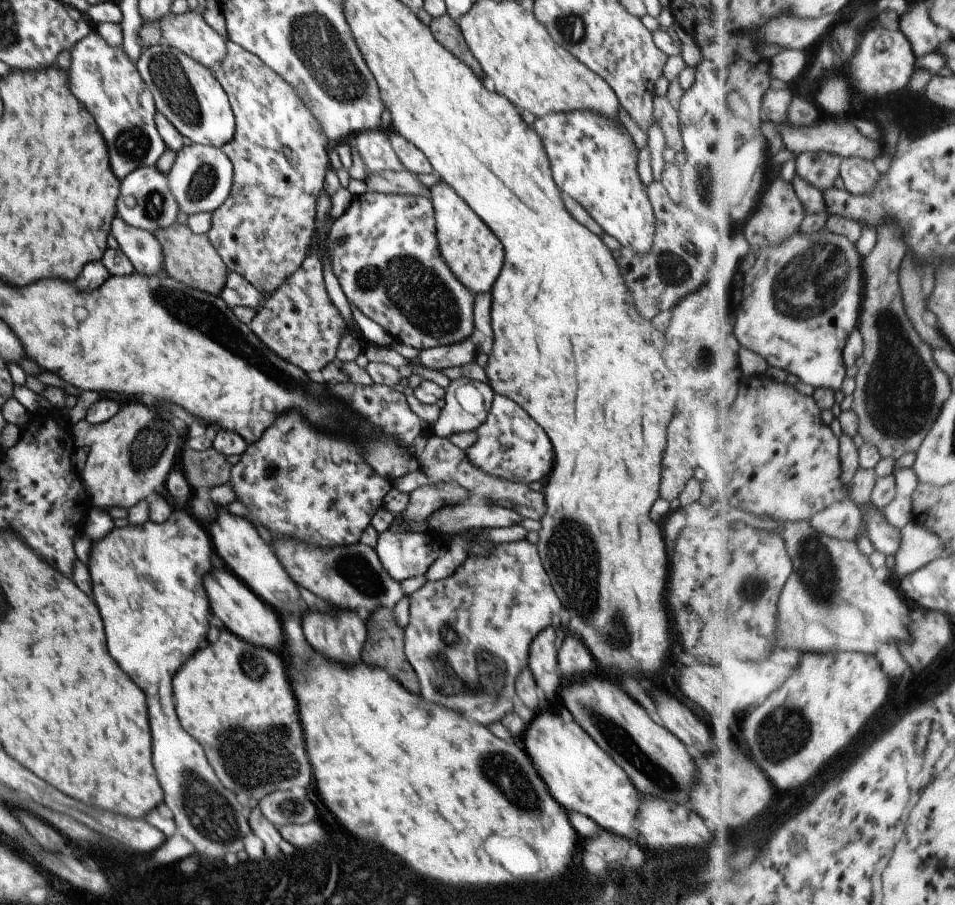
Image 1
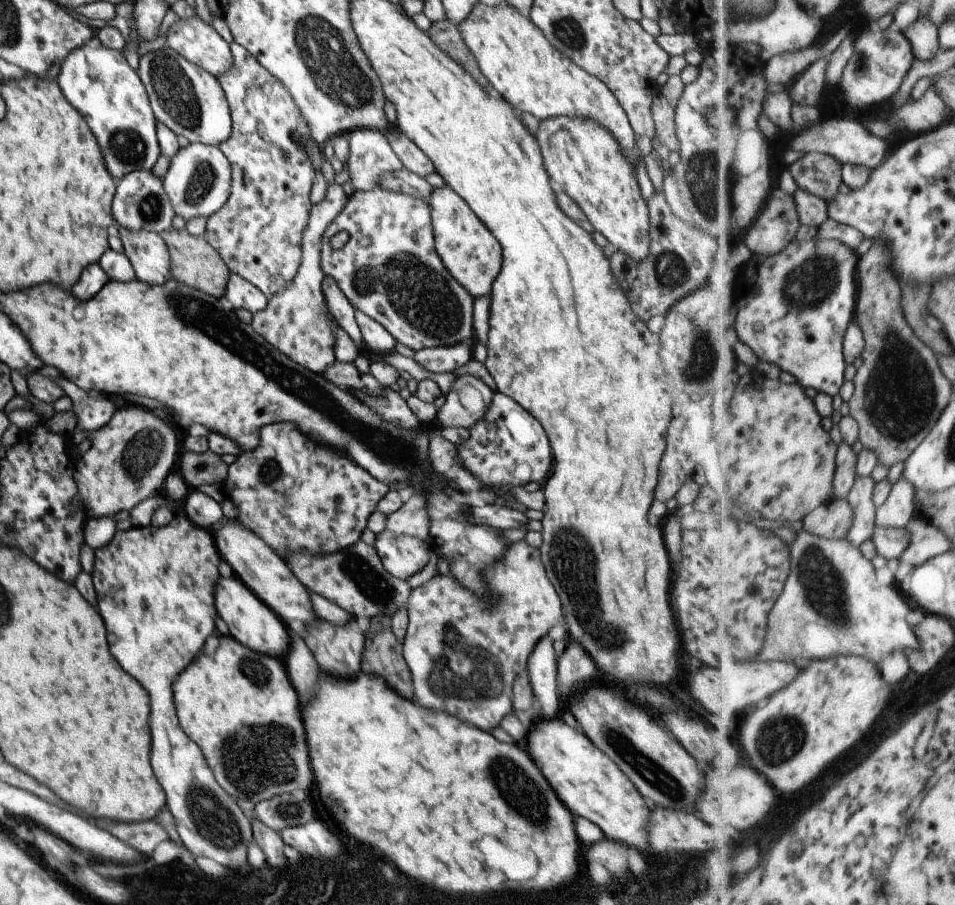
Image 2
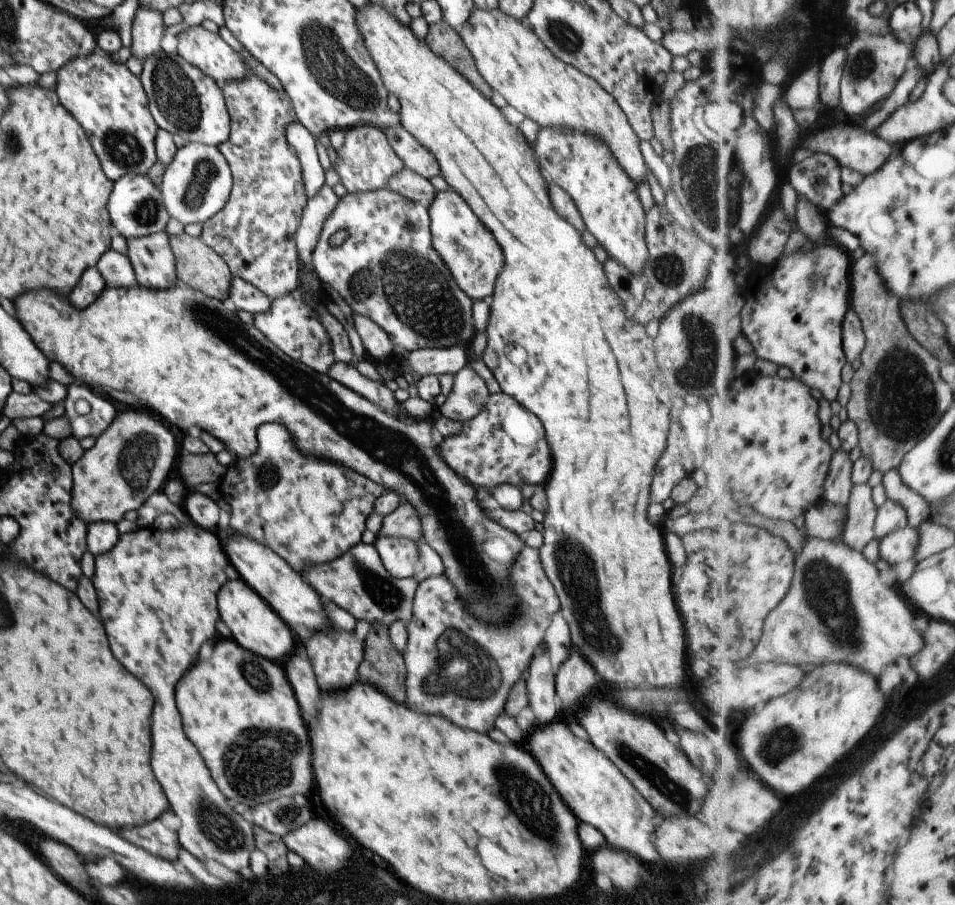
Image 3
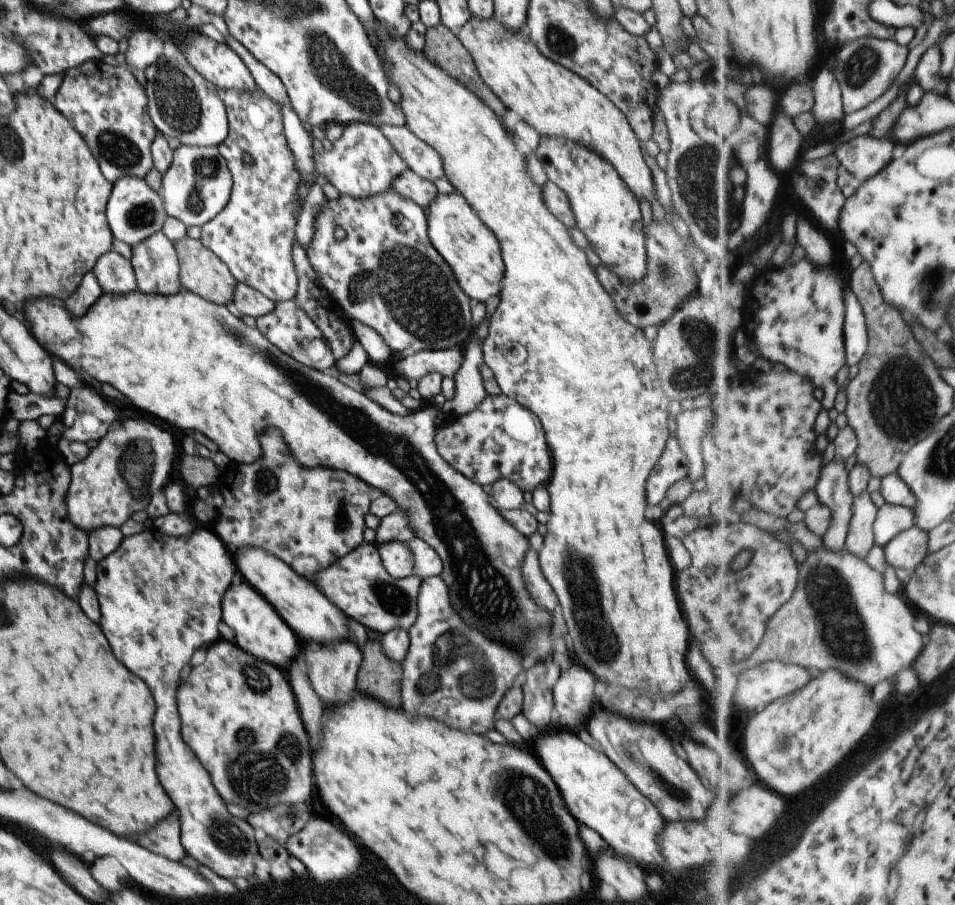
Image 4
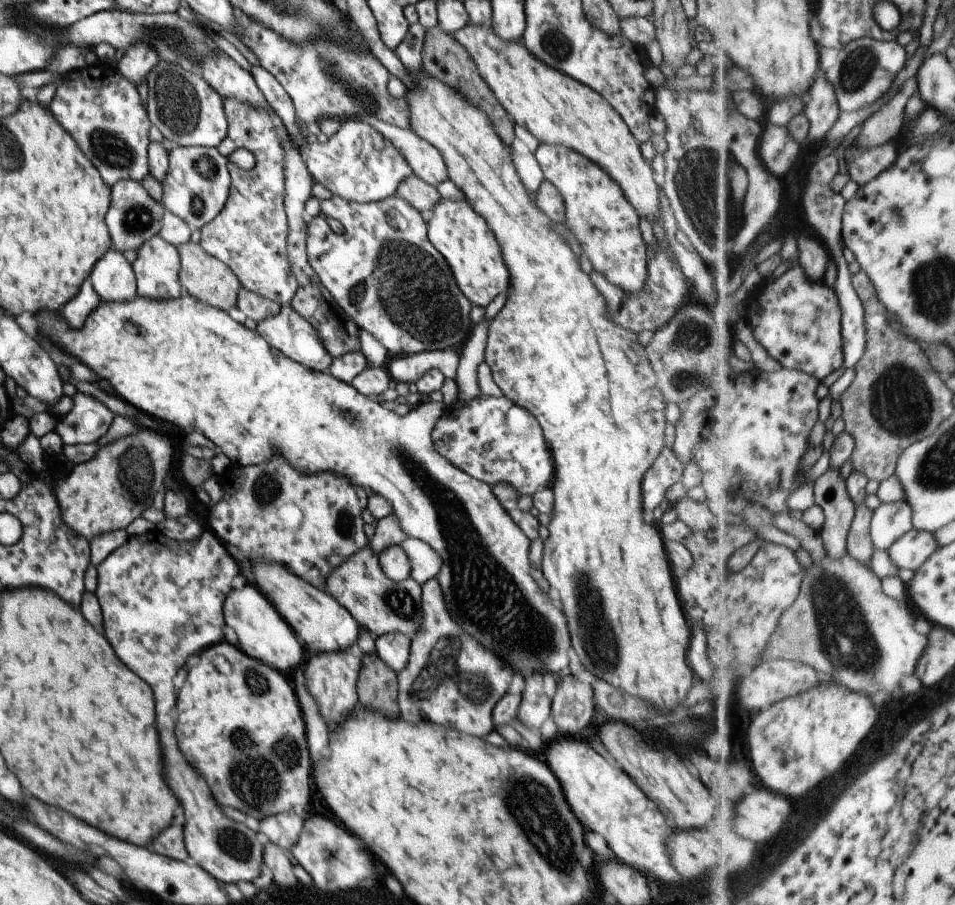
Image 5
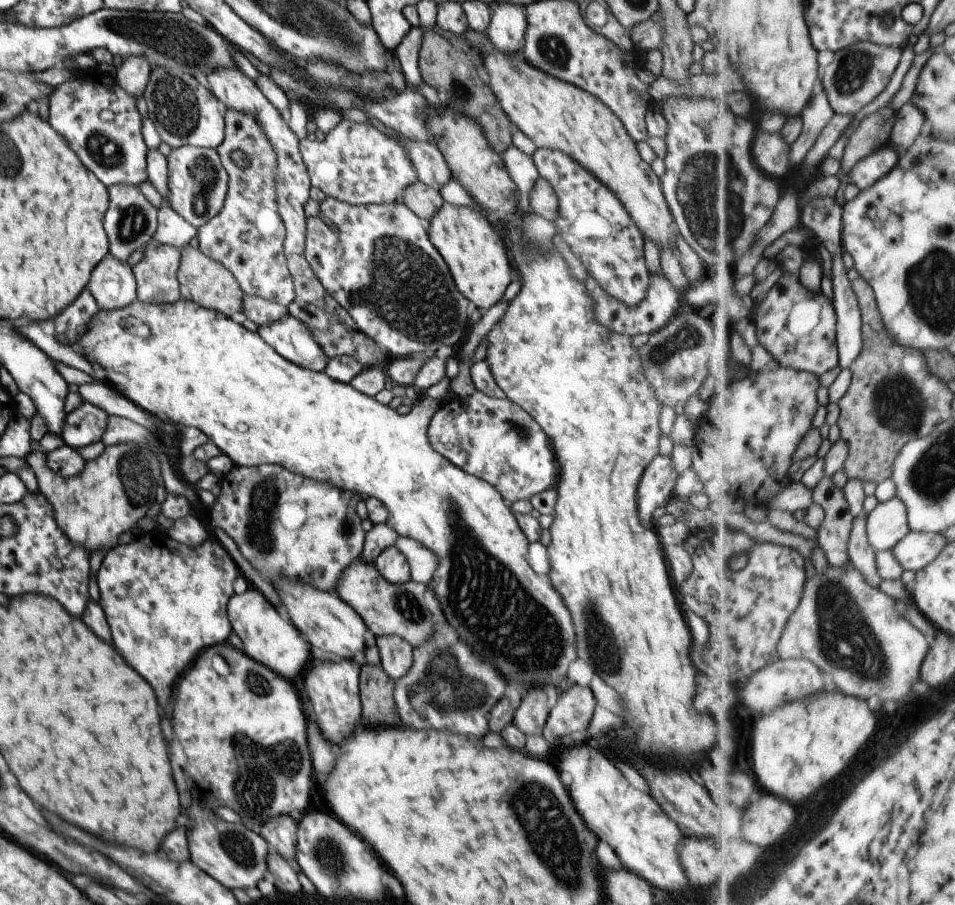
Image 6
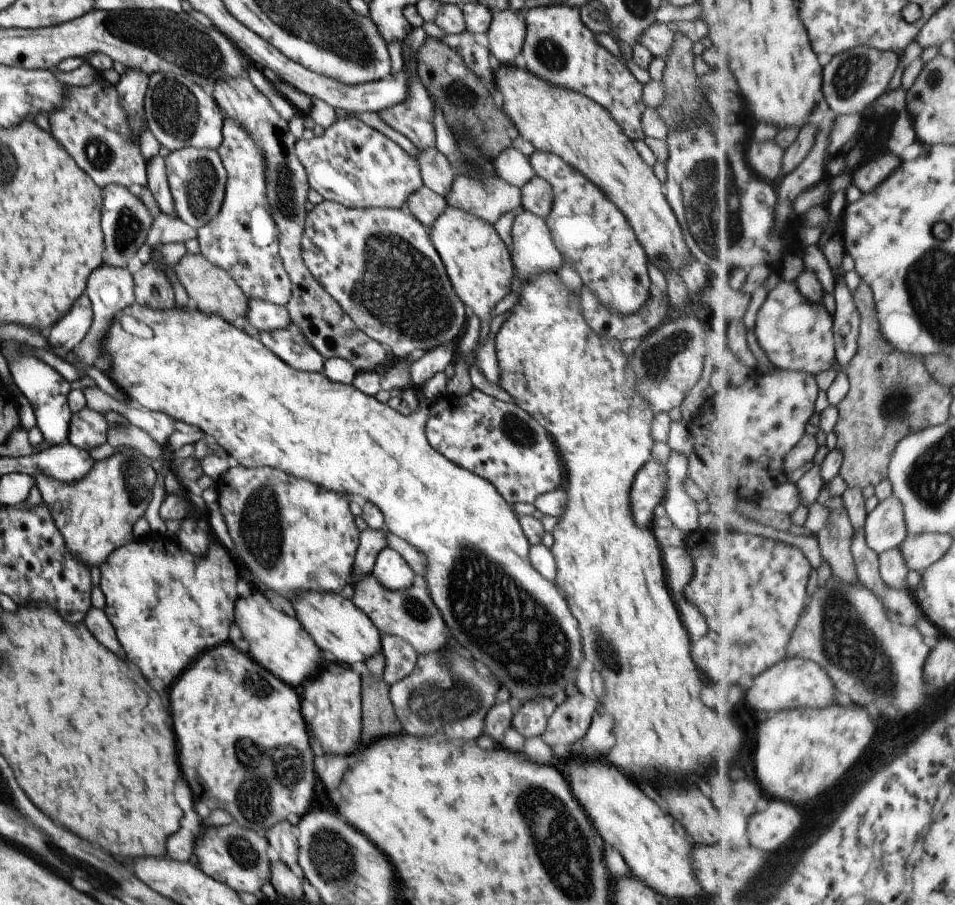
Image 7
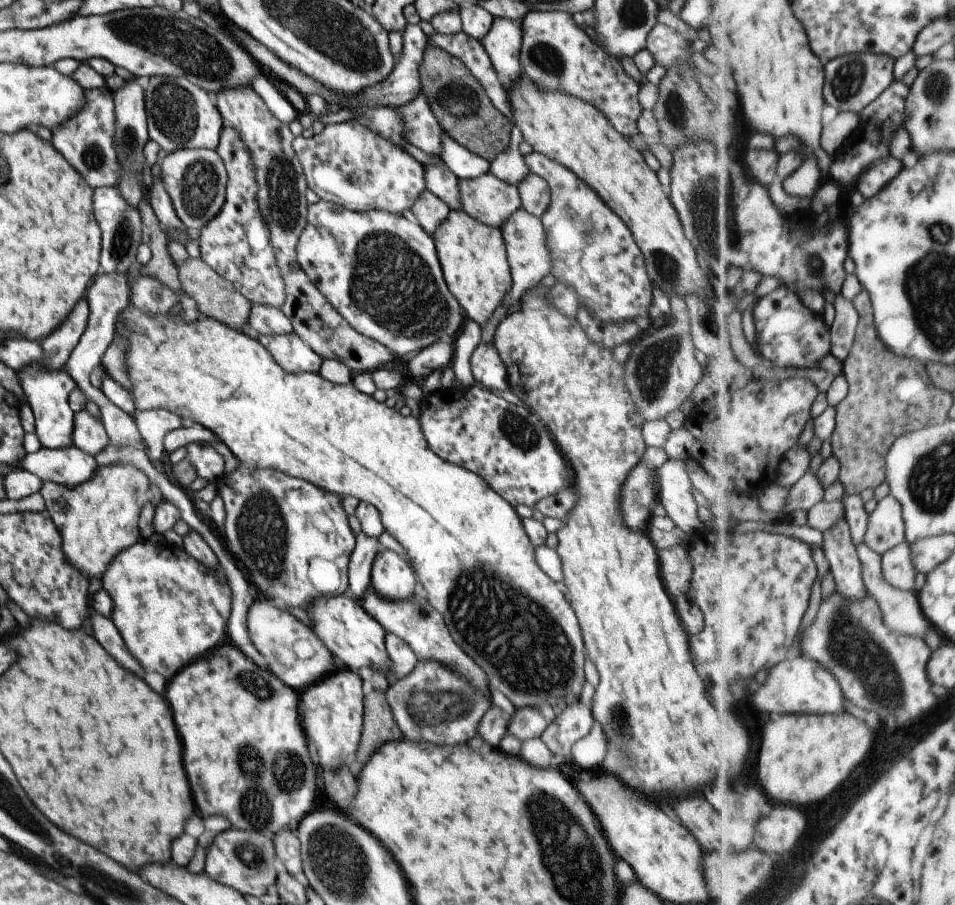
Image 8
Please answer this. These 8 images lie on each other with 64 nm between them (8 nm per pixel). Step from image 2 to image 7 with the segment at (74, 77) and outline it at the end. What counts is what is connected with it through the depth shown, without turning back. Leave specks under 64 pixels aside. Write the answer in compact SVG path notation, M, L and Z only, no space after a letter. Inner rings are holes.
M99 71L89 85L67 85L65 102L59 110L48 115L50 134L73 158L77 168L81 168L97 186L146 186L146 163L141 156L138 140L131 134L119 100L121 98L116 86L105 80Z

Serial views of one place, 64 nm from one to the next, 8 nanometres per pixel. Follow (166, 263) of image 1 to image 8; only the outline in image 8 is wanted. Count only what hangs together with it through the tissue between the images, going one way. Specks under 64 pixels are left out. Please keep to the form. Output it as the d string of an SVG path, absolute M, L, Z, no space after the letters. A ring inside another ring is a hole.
M187 257L183 261L176 262L175 265L181 289L195 300L195 306L197 306L200 316L215 318L217 322L238 330L248 322L250 302L233 288L233 284L227 278L219 276L201 258Z

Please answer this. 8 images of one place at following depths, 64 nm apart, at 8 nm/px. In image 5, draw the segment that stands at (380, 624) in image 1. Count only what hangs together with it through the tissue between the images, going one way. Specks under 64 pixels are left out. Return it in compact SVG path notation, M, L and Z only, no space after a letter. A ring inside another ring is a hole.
M371 652L371 654L363 653L360 659L360 669L356 680L356 693L358 702L365 710L379 712L379 714L383 714L385 718L397 718L399 715L396 700L397 673L393 672L393 670L389 670L389 668L383 664L383 660L381 660L375 652Z

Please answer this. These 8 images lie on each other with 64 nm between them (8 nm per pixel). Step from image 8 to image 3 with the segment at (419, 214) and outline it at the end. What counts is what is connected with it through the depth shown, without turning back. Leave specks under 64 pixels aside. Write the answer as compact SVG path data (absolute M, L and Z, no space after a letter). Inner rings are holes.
M405 167L397 174L393 174L385 182L385 187L405 196L405 198L409 198L409 200L417 201L425 207L429 206L436 192L428 179Z

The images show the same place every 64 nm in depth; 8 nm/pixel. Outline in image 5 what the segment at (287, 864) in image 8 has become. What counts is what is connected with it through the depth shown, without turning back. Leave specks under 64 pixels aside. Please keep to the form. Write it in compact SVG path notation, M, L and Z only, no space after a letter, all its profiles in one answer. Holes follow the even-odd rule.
M293 810L273 814L258 821L258 832L265 834L267 840L275 846L279 846L285 856L289 858L291 864L296 864L296 860L291 856L289 848L295 844L304 819L298 816Z

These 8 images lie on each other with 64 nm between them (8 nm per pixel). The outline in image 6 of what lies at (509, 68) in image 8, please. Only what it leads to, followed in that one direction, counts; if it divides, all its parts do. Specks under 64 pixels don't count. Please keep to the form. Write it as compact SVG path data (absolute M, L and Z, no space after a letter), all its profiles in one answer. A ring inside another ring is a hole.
M495 2L490 5L490 21L484 34L495 50L513 54L522 46L526 27L525 7L509 2Z

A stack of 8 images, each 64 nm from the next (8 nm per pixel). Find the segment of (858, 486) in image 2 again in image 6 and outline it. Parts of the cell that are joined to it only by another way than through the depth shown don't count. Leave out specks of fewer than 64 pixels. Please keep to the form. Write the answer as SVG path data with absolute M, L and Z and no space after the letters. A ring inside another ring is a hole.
M867 513L855 518L851 537L849 538L849 558L855 564L857 570L861 570L865 580L879 587L882 578L877 572L877 553L871 546L868 536Z

